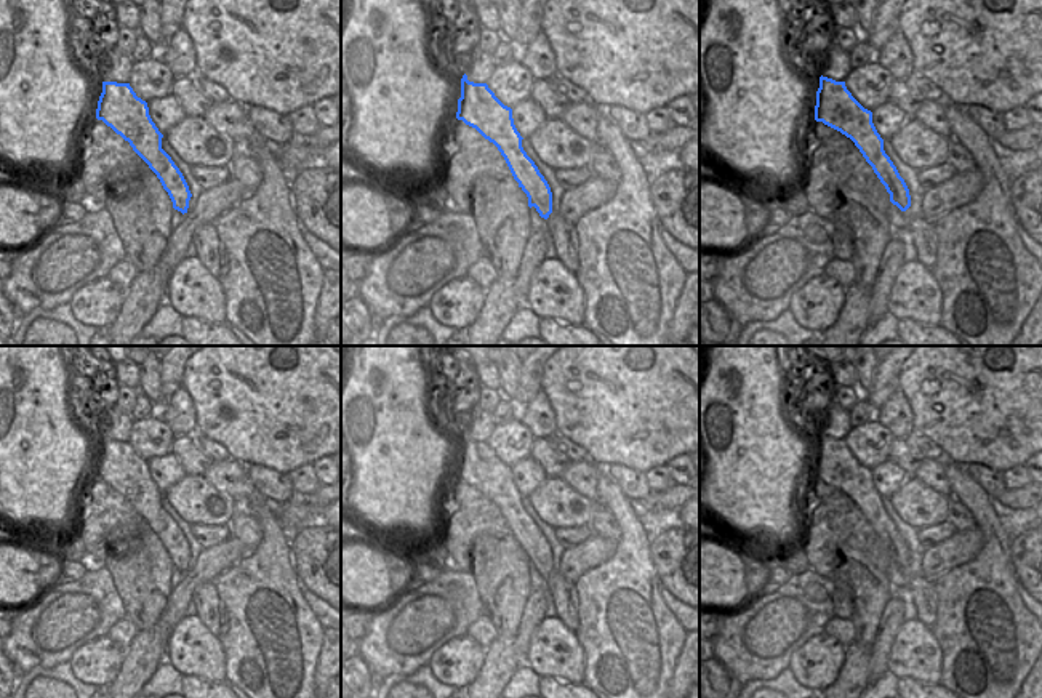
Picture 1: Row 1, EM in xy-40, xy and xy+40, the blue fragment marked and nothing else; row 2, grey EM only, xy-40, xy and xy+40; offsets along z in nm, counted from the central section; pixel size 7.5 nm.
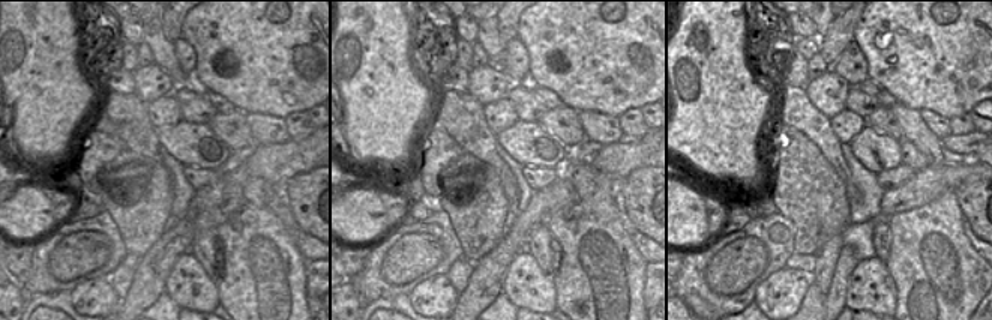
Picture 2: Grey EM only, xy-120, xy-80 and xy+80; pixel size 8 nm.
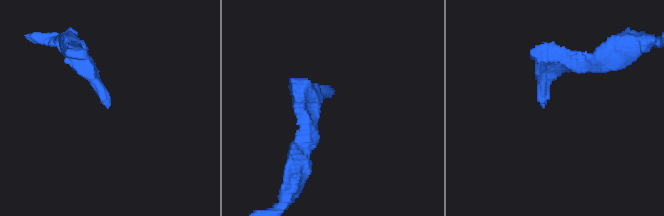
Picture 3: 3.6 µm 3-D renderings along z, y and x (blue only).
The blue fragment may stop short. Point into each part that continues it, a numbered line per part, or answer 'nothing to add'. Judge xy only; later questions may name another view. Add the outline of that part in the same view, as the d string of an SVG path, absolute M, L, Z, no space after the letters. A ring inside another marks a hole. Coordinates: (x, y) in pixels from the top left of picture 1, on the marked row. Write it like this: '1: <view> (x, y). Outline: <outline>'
1: xy (564, 236). Outline: M551 213L546 219L549 240L554 243L557 259L573 274L578 271L578 231L560 213Z

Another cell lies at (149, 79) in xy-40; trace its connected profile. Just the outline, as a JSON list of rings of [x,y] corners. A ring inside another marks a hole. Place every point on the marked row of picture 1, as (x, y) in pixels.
[[[155,56],[133,62],[128,83],[138,98],[149,102],[173,93],[174,75],[163,59]]]

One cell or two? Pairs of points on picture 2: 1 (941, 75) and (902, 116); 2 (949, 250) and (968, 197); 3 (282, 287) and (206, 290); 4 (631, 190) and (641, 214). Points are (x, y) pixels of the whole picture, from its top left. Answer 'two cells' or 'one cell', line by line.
1: two cells
2: two cells
3: two cells
4: one cell

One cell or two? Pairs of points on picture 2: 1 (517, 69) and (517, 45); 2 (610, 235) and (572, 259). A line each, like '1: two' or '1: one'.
1: one
2: one

